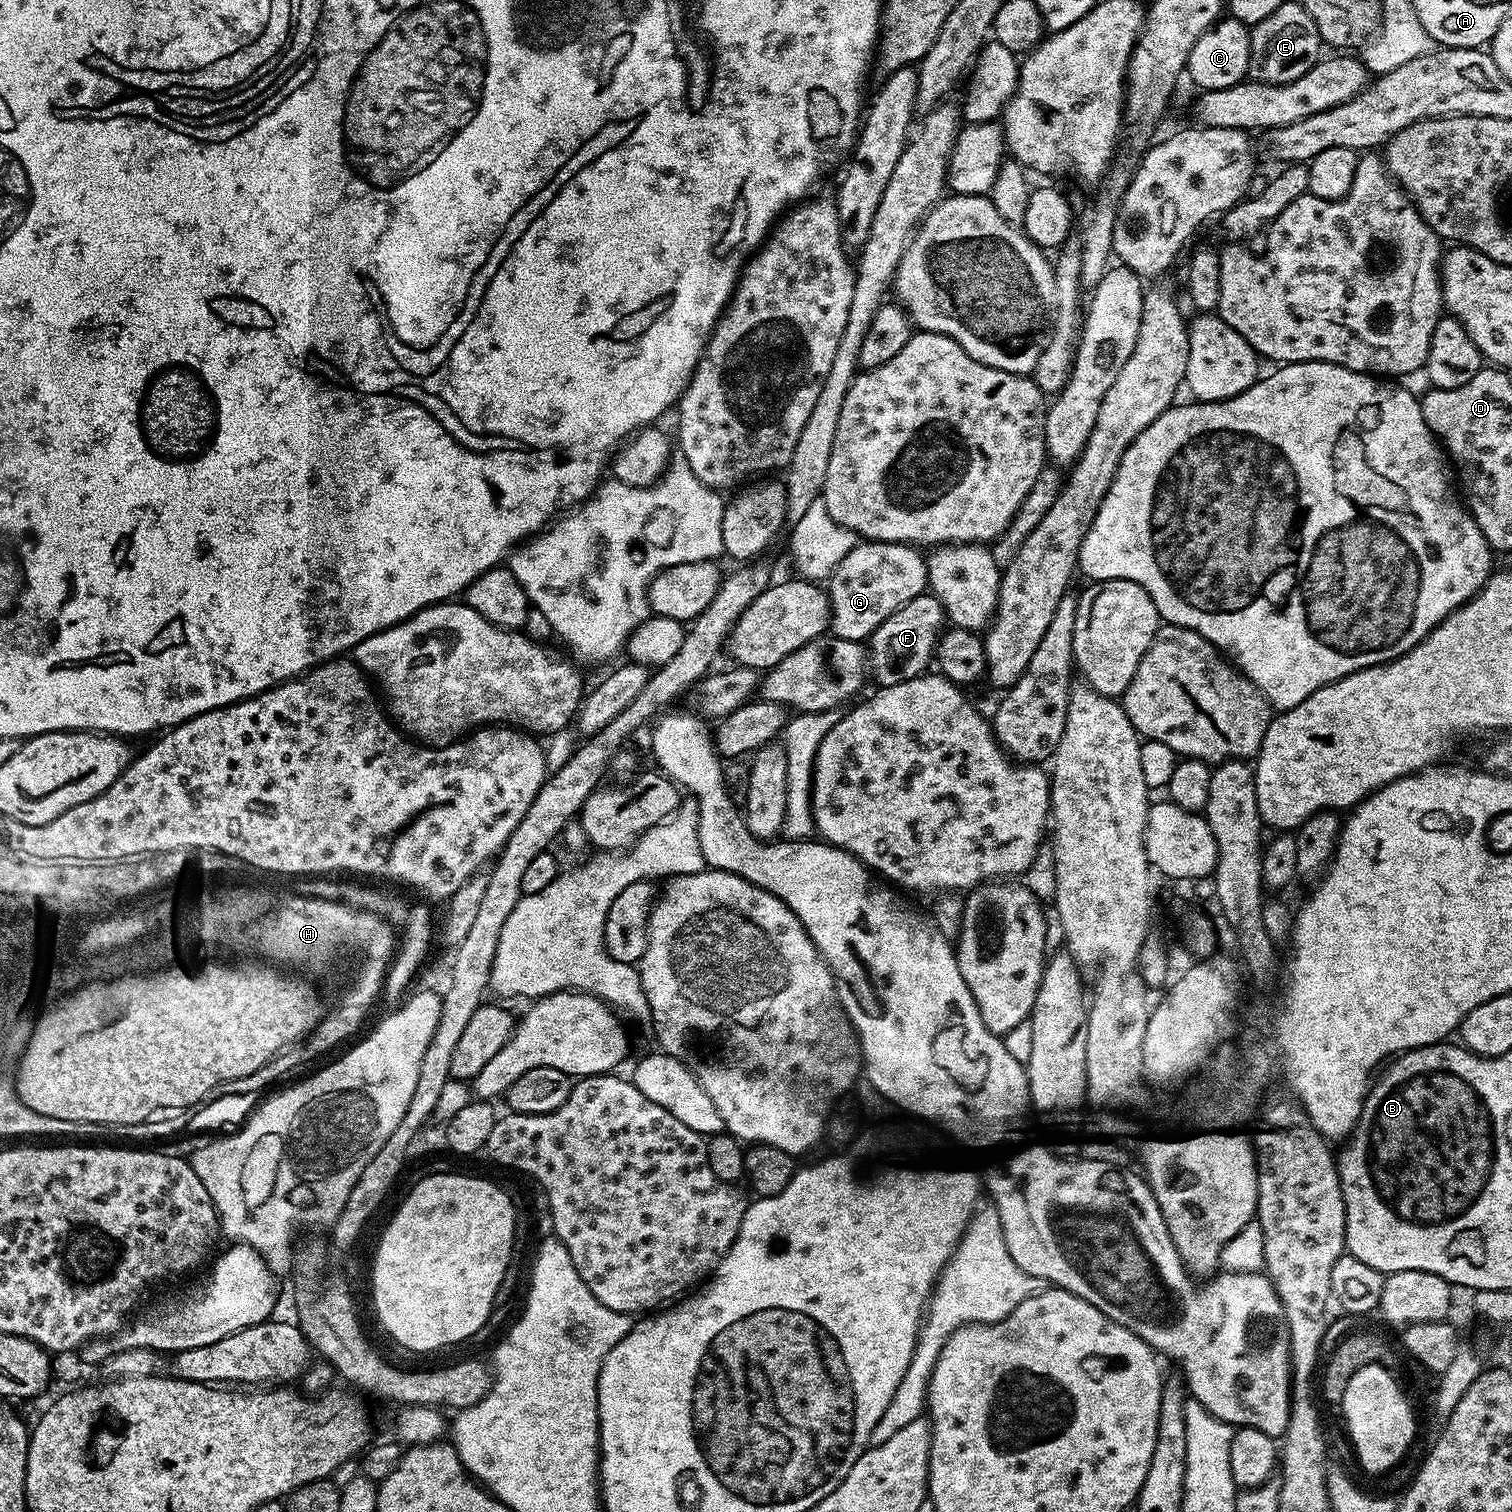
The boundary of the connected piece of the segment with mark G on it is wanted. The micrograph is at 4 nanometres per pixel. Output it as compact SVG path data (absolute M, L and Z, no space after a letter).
M881 540L857 542L826 580L832 607L831 635L847 640L867 641L894 610L906 606L910 598L925 595L928 572L925 555L911 544L891 544Z

